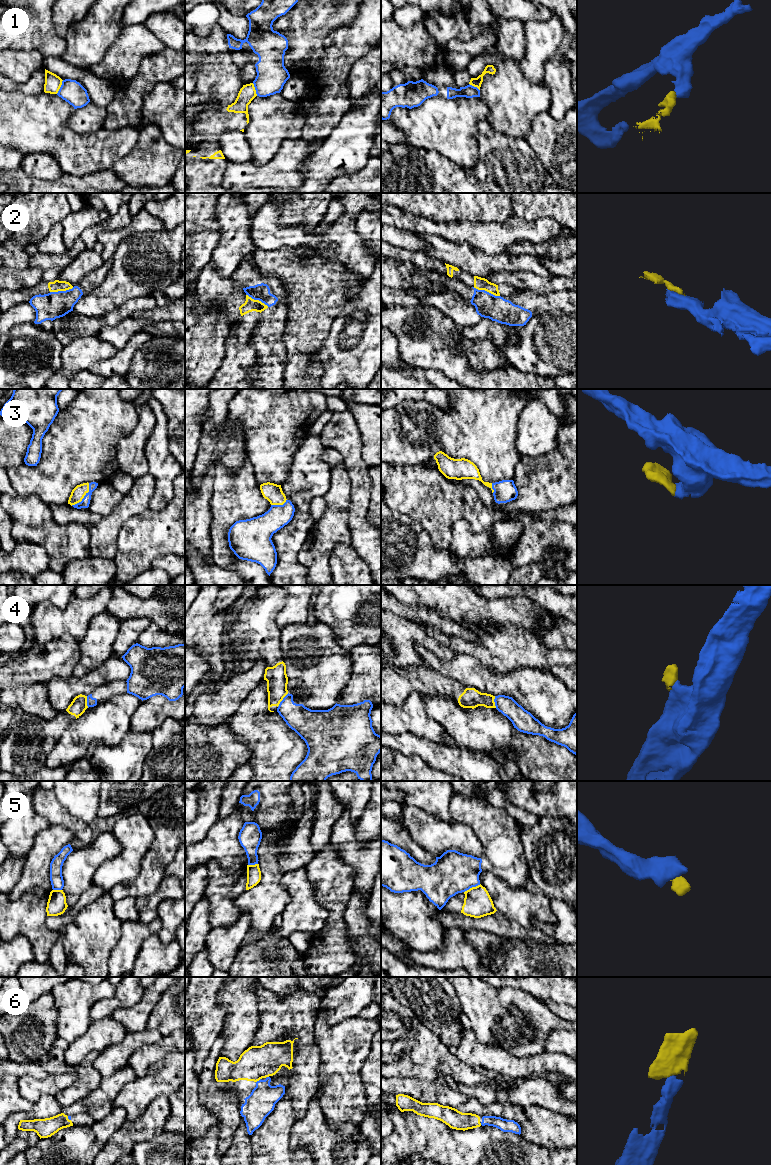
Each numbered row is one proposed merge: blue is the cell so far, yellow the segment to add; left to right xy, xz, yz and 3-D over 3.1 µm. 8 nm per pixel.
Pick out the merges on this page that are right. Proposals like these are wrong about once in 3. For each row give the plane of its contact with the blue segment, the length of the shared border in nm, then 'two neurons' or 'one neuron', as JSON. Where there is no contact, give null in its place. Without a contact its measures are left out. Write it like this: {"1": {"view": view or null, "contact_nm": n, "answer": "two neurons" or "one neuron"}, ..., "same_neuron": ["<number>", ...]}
{"1": {"view": "xy", "contact_nm": 130, "answer": "two neurons"}, "2": {"view": "yz", "contact_nm": 220, "answer": "two neurons"}, "3": {"view": "xy", "contact_nm": 240, "answer": "one neuron"}, "4": {"view": "xz", "contact_nm": 140, "answer": "two neurons"}, "5": {"view": "yz", "contact_nm": 150, "answer": "two neurons"}, "6": {"view": "xz", "contact_nm": 50, "answer": "one neuron"}, "same_neuron": ["3", "6"]}

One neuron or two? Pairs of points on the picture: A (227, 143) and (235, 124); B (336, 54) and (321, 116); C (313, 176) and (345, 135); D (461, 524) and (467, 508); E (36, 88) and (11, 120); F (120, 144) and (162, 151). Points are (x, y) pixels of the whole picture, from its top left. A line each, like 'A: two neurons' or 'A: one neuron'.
A: two neurons
B: one neuron
C: one neuron
D: two neurons
E: two neurons
F: two neurons

